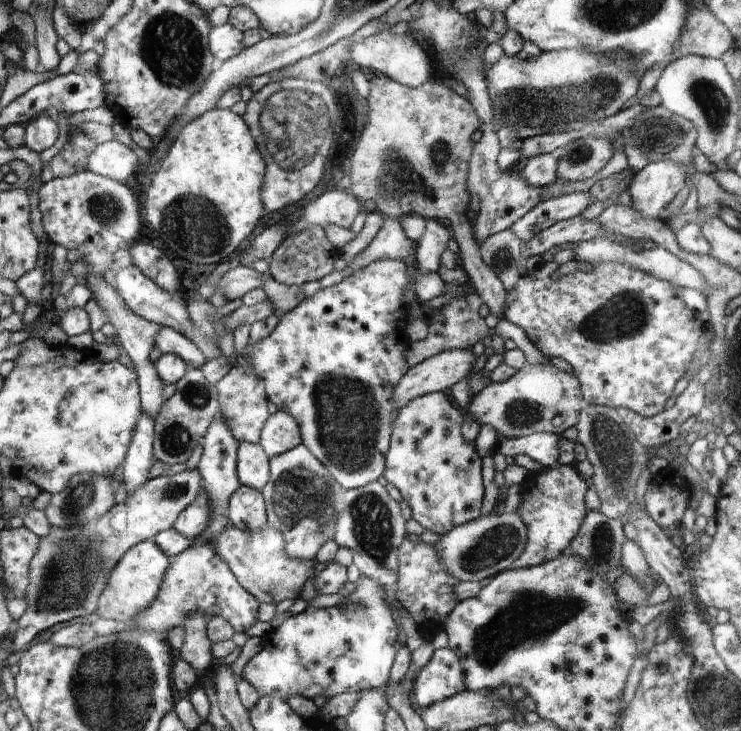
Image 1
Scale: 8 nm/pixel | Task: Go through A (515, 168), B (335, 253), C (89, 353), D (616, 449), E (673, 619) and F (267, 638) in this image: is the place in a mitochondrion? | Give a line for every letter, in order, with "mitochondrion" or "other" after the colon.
A: other
B: other
C: other
D: mitochondrion
E: other
F: other

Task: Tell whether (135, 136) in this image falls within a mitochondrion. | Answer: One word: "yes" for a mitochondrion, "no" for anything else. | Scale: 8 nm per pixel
no

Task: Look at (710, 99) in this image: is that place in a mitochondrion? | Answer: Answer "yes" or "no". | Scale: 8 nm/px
yes

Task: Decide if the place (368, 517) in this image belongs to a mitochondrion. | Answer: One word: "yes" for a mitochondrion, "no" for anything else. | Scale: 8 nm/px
yes

